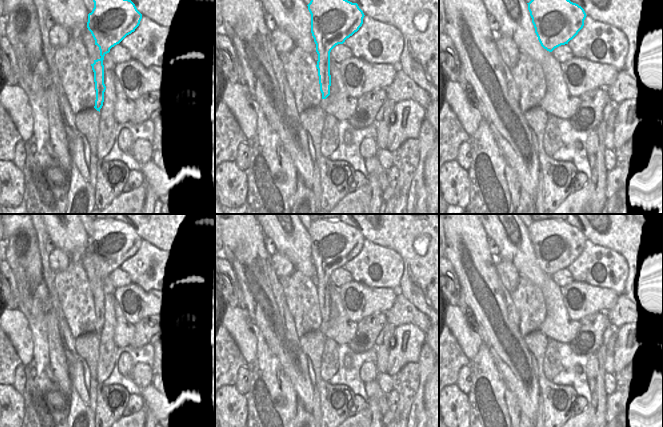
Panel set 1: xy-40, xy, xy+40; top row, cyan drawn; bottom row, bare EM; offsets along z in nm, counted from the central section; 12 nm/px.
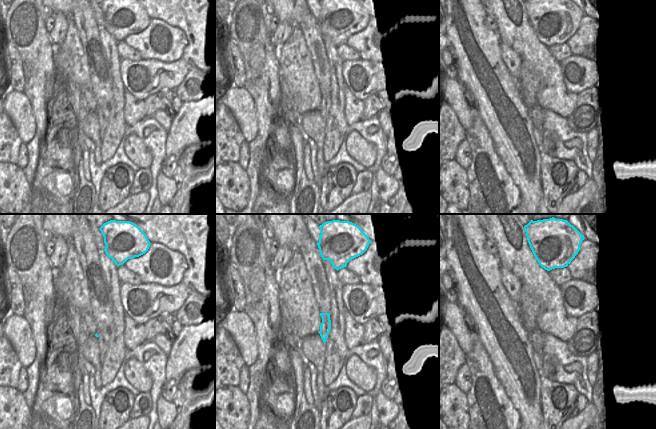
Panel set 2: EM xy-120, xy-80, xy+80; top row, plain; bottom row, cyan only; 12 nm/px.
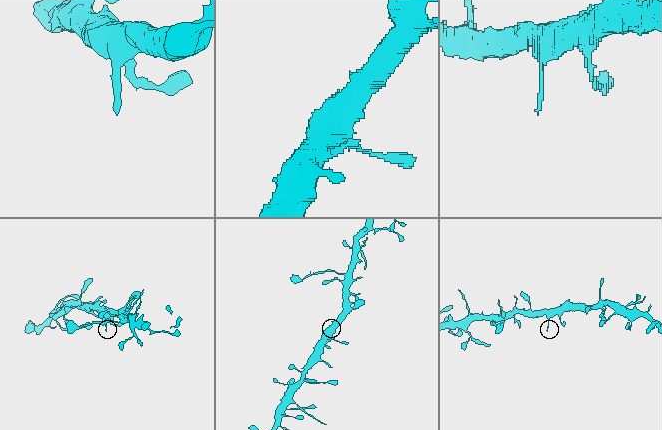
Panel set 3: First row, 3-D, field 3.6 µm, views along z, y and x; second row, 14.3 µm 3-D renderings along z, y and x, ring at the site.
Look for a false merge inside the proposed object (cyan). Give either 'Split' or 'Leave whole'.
Leave whole

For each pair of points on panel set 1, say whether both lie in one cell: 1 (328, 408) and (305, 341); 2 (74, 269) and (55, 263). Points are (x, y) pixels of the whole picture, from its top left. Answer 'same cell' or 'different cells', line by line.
1: same cell
2: different cells

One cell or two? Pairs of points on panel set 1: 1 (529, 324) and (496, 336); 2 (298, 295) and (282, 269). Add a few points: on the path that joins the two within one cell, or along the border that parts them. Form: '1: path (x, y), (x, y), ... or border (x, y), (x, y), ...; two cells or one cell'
1: border (518, 325), (523, 337); two cells
2: border (295, 270), (290, 275), (279, 278); two cells

